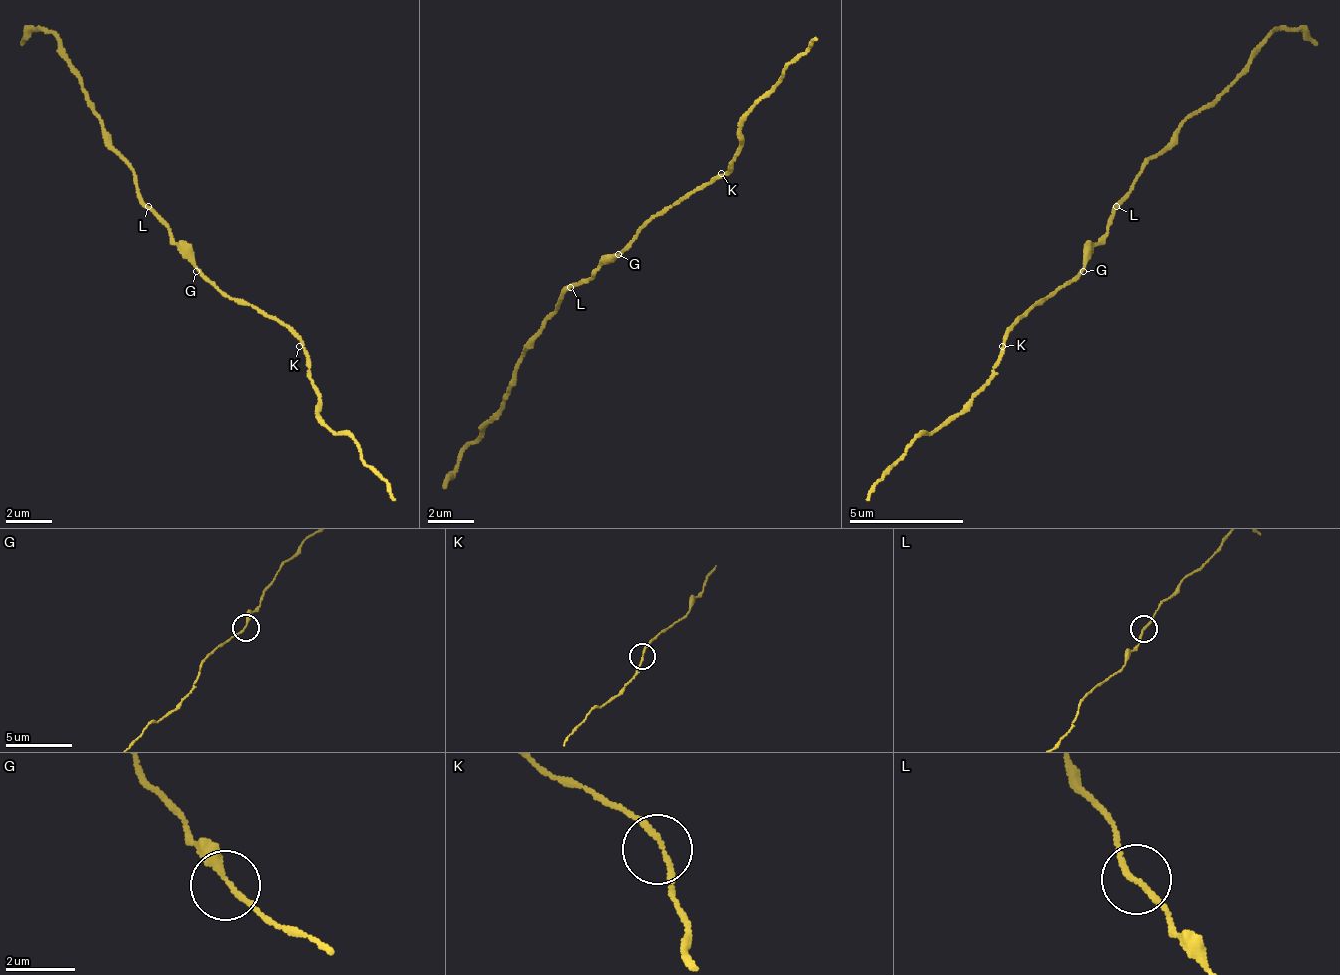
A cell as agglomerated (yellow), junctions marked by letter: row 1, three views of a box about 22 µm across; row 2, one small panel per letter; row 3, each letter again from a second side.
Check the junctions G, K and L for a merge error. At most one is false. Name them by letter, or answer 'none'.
none

